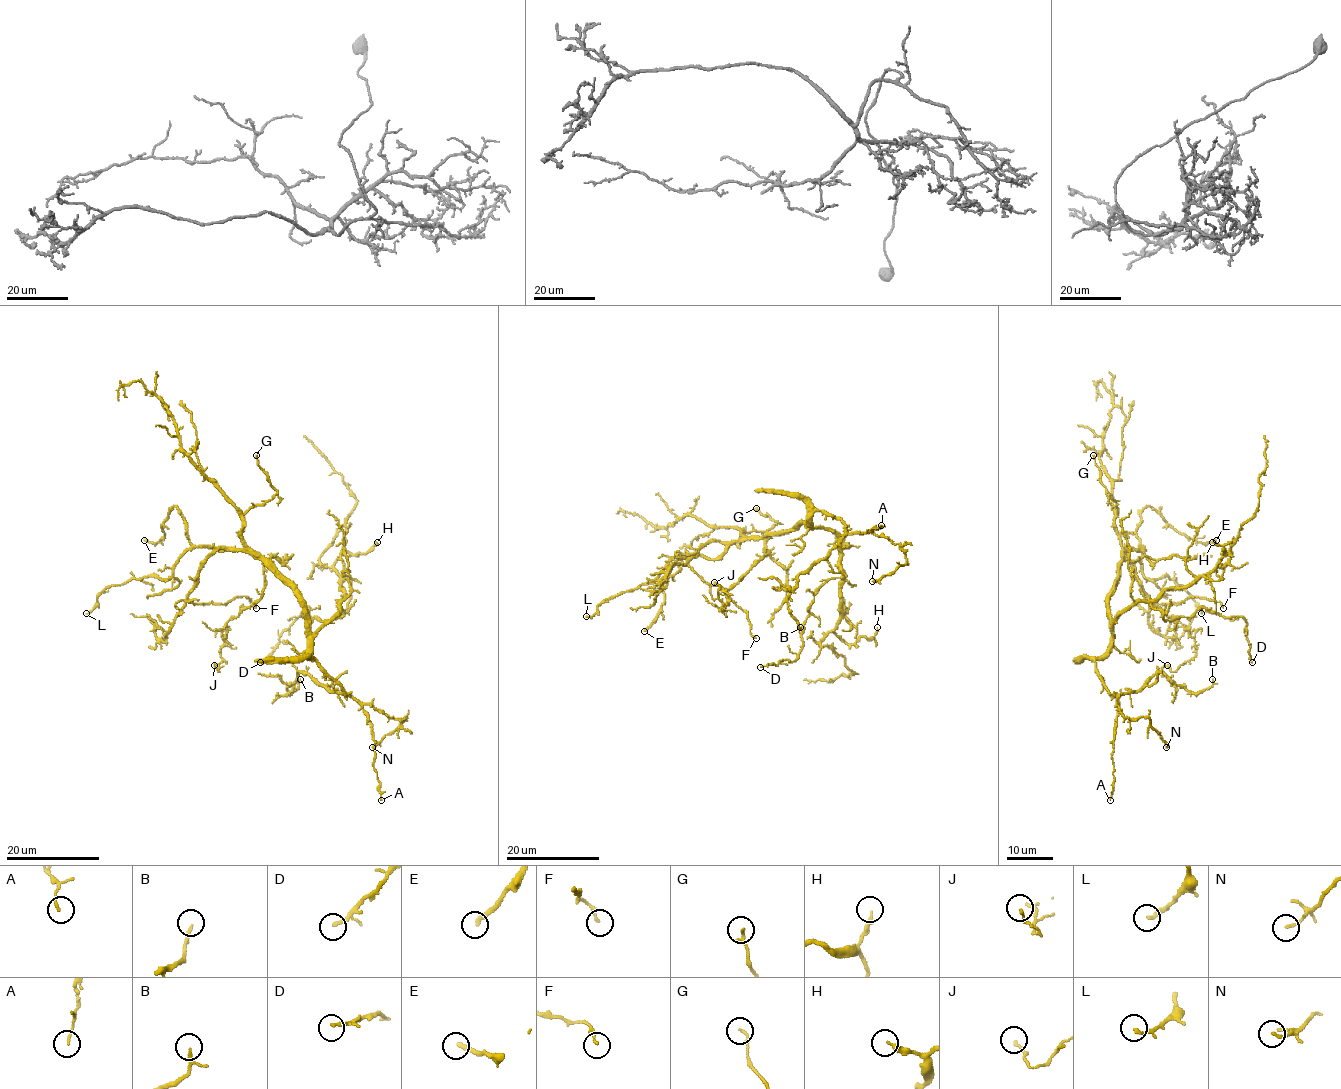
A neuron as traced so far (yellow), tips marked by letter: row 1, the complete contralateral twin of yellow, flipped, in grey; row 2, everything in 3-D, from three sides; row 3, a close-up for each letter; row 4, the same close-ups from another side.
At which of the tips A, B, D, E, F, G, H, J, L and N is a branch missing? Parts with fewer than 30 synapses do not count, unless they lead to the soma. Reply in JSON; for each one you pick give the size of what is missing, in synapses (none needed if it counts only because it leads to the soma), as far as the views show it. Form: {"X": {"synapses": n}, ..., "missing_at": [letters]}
{"E": {"synapses": 45}, "missing_at": ["E"]}

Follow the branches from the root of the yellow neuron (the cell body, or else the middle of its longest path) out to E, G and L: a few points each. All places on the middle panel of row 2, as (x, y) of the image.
E: (805, 524), (734, 541), (715, 559), (687, 551), (663, 583), (664, 602), (657, 618), (644, 631)
G: (805, 524), (790, 531), (746, 537), (742, 530), (767, 531), (777, 523), (756, 508)
L: (805, 524), (734, 541), (715, 559), (695, 554), (674, 556), (653, 580), (607, 598), (592, 616), (586, 616)

